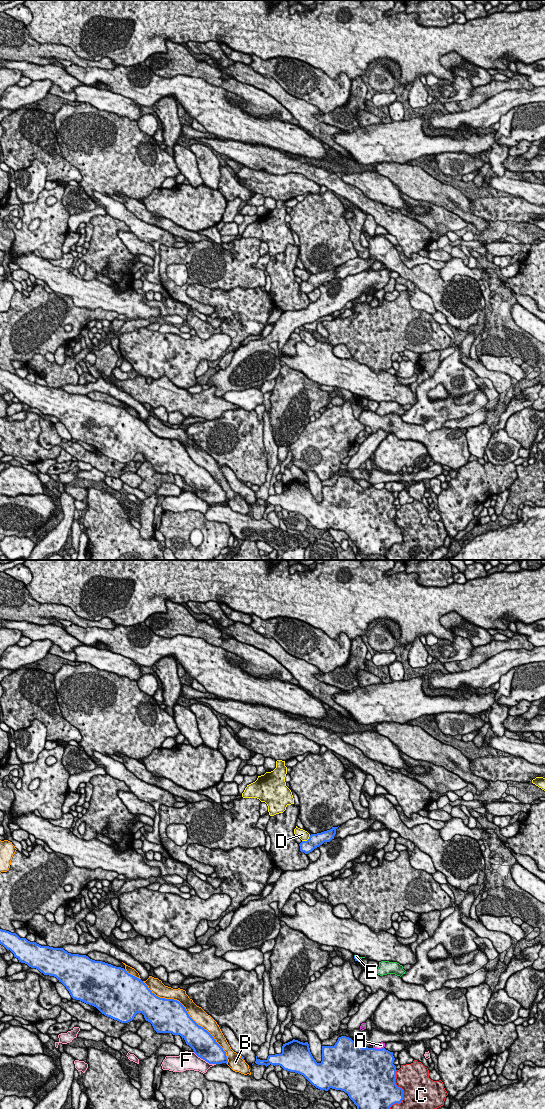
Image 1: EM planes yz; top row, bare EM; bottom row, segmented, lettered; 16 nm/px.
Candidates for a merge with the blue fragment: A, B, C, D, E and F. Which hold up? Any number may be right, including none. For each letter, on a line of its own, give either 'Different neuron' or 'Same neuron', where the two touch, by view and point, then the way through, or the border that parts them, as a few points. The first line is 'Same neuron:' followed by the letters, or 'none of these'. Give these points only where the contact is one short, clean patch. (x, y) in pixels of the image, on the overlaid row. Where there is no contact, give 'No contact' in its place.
Same neuron: none of these
A: Different neuron. Touches blue at yz (378, 1049)
B: Different neuron. Touches blue at yz (188, 1015)
C: Different neuron. Touches blue at yz (402, 1091)
D: Different neuron. Touches blue at yz (307, 840)
E: Different neuron. Touches blue at yz (357, 958)
F: Different neuron. Touches blue at yz (204, 1059)

